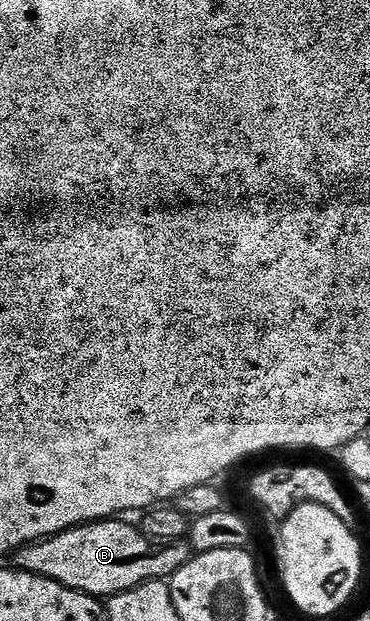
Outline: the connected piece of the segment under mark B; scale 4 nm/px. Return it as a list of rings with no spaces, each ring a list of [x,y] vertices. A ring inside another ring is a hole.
[[[122,518],[95,520],[92,524],[82,524],[78,528],[69,528],[55,536],[50,536],[36,544],[27,544],[16,553],[17,567],[24,572],[37,576],[47,576],[77,592],[83,592],[95,598],[109,598],[124,590],[132,590],[149,580],[166,580],[173,576],[180,566],[190,561],[192,549],[186,540],[177,540],[171,544],[159,544],[157,540],[149,540],[141,527],[125,524]]]

